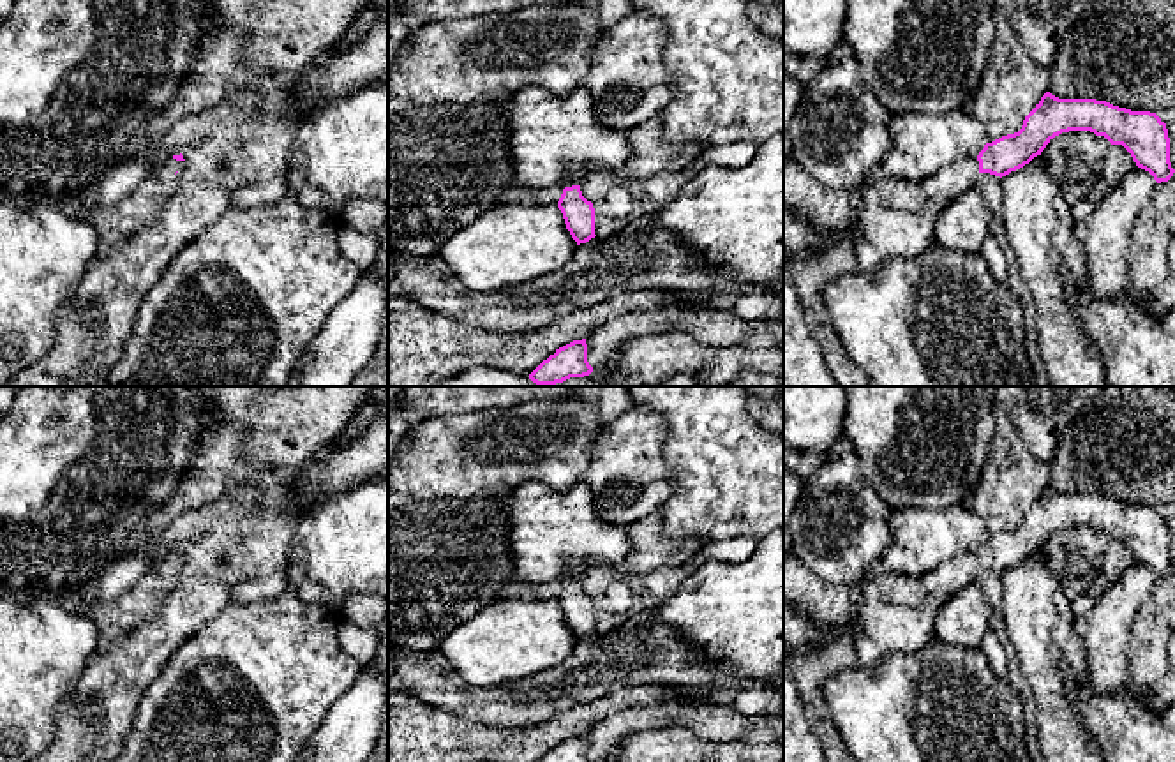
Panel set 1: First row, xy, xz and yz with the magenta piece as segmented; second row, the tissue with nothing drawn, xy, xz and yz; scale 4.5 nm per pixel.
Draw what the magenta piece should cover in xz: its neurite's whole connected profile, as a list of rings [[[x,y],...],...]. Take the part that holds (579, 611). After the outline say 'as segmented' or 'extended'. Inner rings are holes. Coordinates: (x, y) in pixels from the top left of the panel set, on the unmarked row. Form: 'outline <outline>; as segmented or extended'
outline [[[572,561],[561,575],[563,589],[558,603],[563,609],[566,624],[577,640],[595,633],[595,603],[593,598],[582,591],[580,577],[589,570],[584,561]]]; extended

